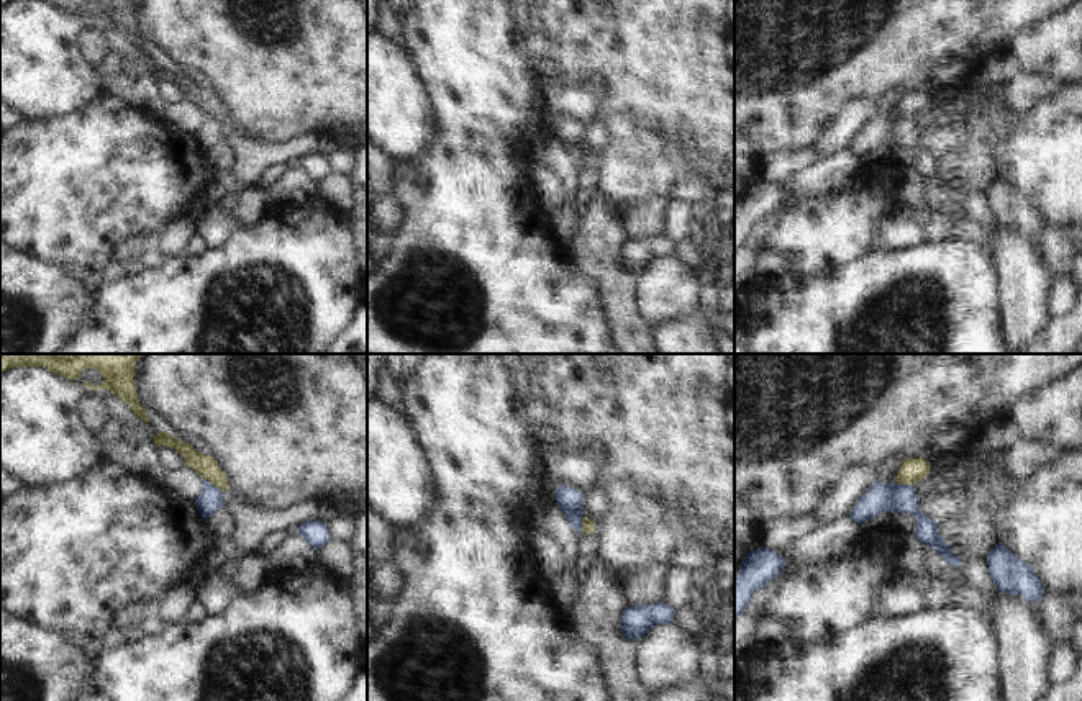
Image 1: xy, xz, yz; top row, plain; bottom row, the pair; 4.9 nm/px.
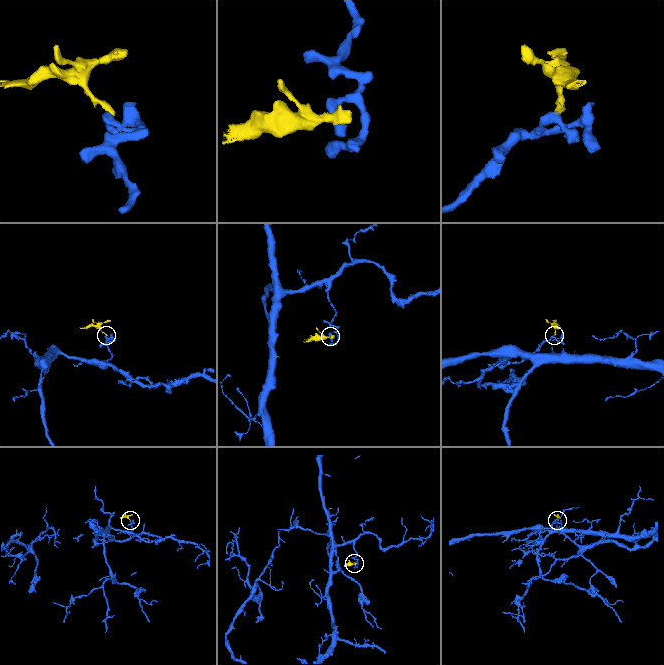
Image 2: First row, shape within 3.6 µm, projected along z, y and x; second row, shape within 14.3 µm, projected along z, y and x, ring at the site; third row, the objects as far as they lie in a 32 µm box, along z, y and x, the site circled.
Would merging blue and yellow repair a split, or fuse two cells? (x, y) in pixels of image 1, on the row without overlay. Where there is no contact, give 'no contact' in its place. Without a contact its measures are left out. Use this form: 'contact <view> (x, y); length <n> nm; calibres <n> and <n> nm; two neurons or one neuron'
contact xy (210, 117); length 130 nm; calibres 120 and 110 nm; two neurons

